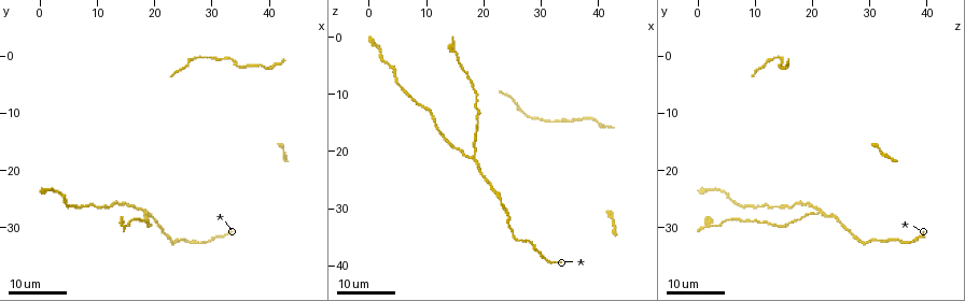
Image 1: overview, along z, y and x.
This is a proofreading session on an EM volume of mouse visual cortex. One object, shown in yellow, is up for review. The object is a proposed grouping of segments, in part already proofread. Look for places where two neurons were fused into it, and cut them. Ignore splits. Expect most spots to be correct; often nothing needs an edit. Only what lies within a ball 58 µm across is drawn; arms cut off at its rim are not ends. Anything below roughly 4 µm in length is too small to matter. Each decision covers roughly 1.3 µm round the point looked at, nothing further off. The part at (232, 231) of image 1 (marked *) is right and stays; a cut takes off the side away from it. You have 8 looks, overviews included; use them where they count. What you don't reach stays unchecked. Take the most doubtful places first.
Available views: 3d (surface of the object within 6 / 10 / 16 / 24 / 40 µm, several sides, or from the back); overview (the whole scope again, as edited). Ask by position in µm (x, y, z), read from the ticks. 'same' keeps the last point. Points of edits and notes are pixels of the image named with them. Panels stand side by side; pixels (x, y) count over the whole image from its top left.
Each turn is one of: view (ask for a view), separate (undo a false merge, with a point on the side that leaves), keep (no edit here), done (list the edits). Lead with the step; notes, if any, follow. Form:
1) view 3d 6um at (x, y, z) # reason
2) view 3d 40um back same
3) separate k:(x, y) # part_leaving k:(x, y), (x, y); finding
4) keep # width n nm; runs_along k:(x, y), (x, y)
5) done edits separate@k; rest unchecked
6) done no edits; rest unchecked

view 3d 16um at (18.0, 27.0, 21.0) # branch point

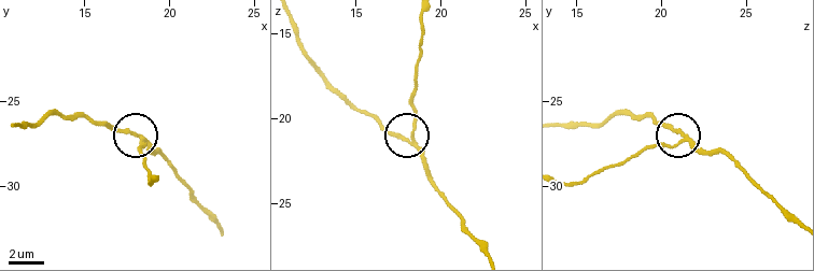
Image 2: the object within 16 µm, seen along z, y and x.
view 3d 6um at (18.0, 26.9, 21.1) # closer look

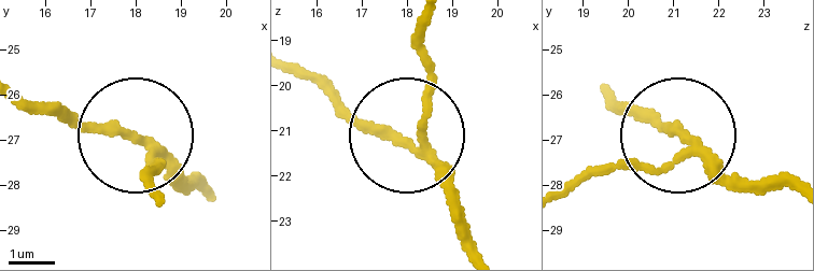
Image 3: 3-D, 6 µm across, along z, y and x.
separate 3:(157, 166) # side_arm 25 um; arms 3; two neurons meet here

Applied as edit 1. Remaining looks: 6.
view overview

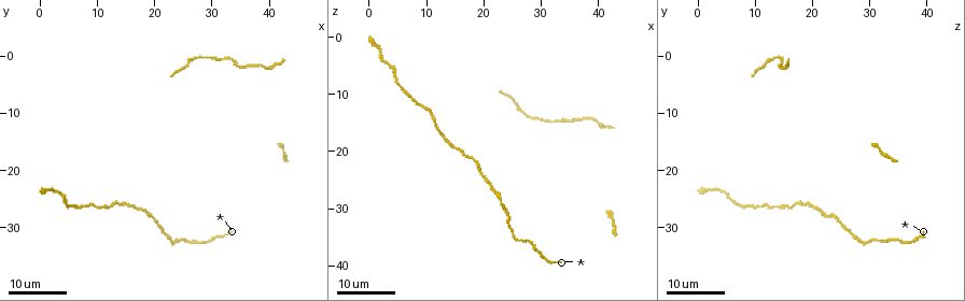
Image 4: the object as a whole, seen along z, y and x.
view 3d 16um at (21.5, 31.5, 27.0) # calibre changes

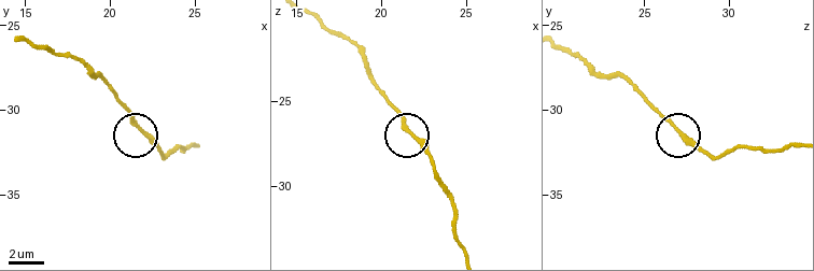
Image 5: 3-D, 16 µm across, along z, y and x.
view 3d 10um at (22.0, 31.3, 27.1)

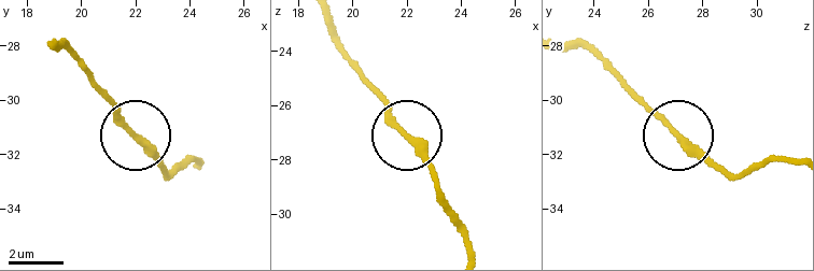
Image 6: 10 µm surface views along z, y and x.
keep # runs_along 6:(790, 161), (741, 170), (714, 166), (626, 80); continuous, no second neuron

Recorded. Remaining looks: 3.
view 3d 24um at (30.0, 0.0, 14.5) # thick turns thin

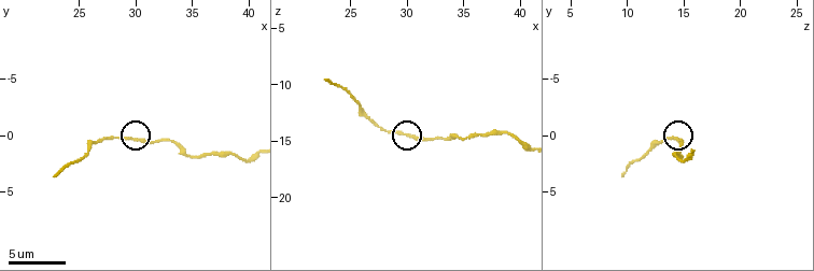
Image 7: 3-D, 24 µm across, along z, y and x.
view 3d 6um at (29.6, 0.4, 14.6) # closer look

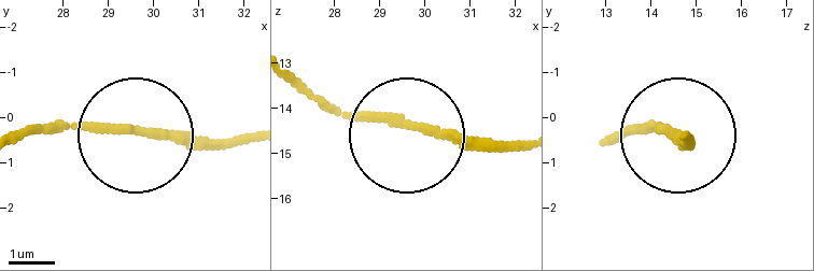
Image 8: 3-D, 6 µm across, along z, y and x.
keep # continuous, no second neuron

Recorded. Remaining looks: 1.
done edits separate@3; rest unchecked

